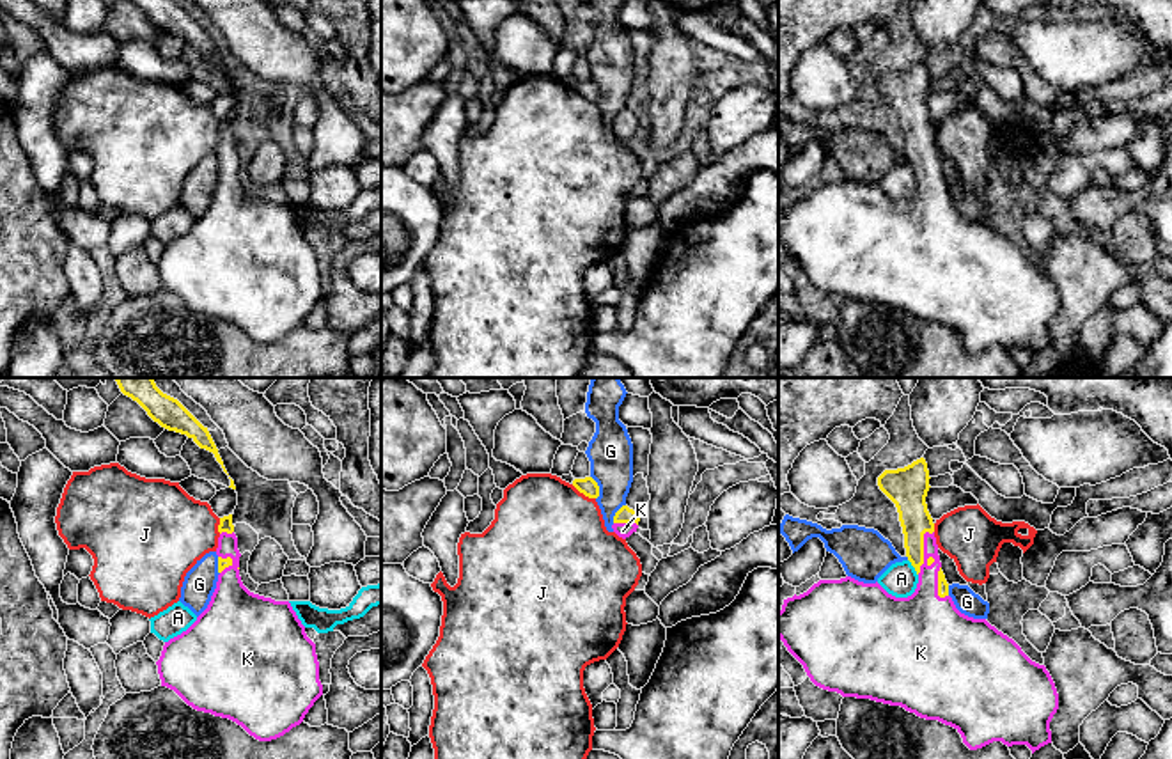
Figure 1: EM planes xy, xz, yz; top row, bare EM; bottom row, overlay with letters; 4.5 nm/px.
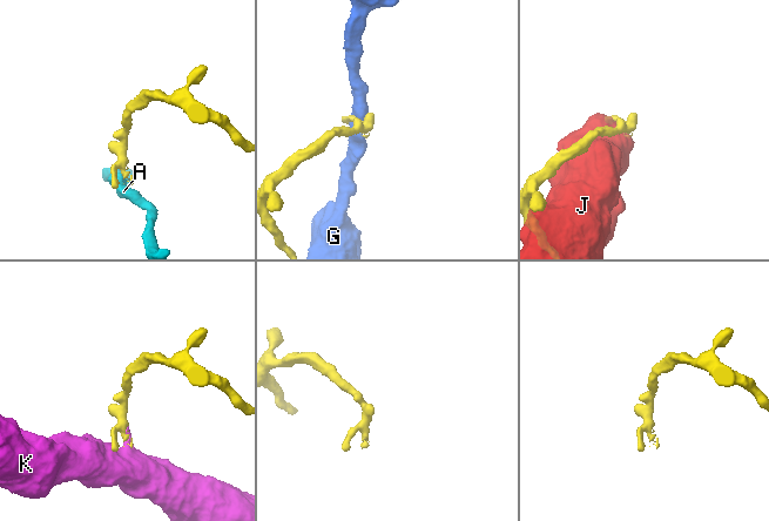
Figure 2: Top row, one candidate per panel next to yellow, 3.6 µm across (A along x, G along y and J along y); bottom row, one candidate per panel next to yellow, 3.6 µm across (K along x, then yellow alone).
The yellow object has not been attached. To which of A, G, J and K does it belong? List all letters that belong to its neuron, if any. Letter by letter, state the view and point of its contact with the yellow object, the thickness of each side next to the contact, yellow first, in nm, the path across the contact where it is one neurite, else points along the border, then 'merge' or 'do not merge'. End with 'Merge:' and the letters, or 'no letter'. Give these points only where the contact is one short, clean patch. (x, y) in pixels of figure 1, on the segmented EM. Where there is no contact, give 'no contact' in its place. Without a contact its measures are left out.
A: yz (914, 566) | 140/150 nm | do not merge
G: xz (598, 488) | 80/200 nm | along xz (591, 476), (598, 486), (596, 499) | do not merge
J: xz (584, 493) | 80/500 nm | do not merge
K: yz (922, 550) | 140/160 nm | merge
Merge: K

